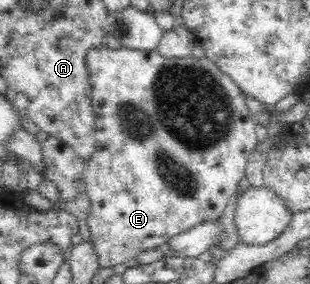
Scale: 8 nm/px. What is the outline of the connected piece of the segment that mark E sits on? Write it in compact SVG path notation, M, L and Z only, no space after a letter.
M106 45L90 47L84 55L84 66L88 76L88 91L91 97L91 114L95 121L95 151L90 161L85 163L85 192L90 200L90 212L86 225L90 228L90 239L94 252L98 256L100 267L114 267L120 263L136 258L141 252L153 250L164 245L168 239L182 234L202 223L216 223L224 213L227 202L237 192L237 186L244 176L246 163L250 154L257 147L256 122L251 119L252 113L246 106L243 92L238 85L222 74L212 62L194 55L183 58L167 58L157 50L133 50L122 46L121 49L110 49Z

